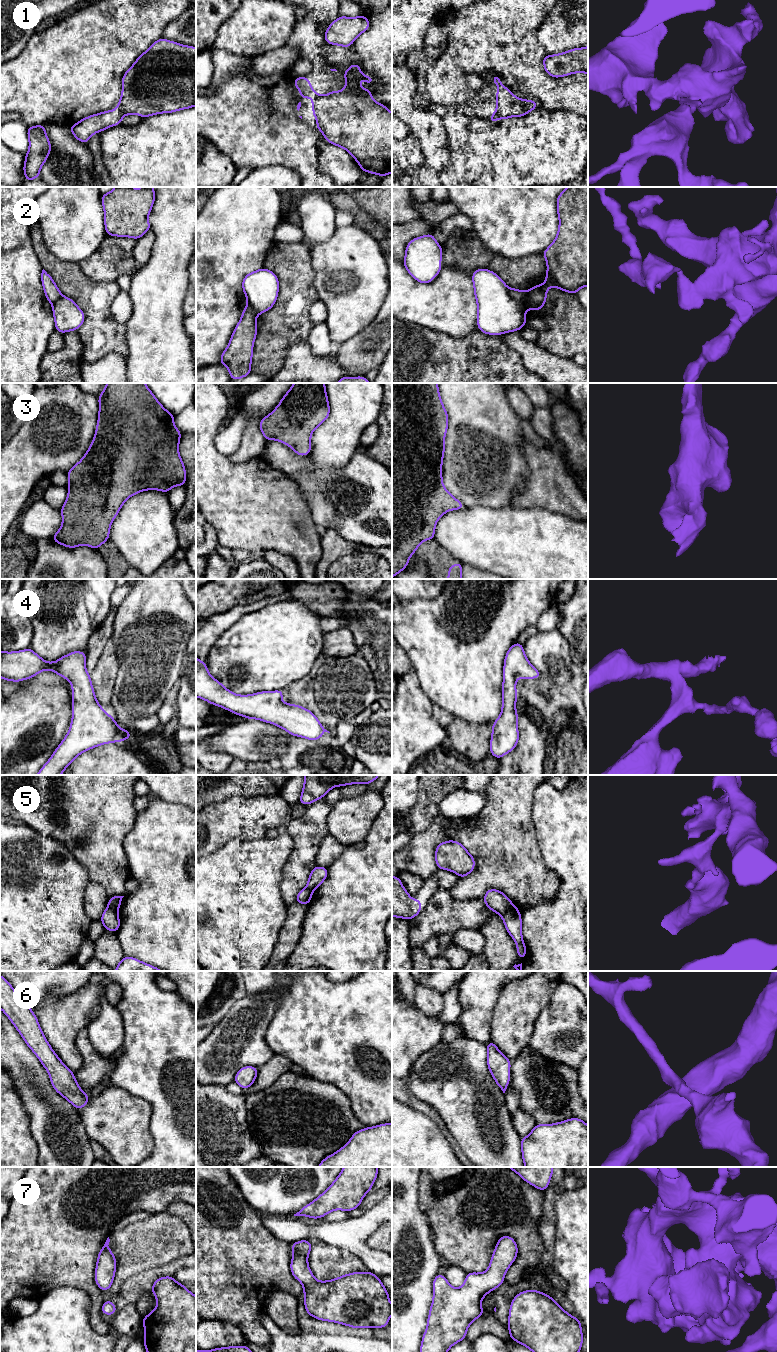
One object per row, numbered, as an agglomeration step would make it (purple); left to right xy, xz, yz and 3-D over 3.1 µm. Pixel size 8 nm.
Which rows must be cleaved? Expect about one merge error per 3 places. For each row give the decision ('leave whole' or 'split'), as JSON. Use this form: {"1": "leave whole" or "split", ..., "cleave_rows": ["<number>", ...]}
{"1": "leave whole", "2": "split", "3": "leave whole", "4": "leave whole", "5": "split", "6": "leave whole", "7": "leave whole", "cleave_rows": ["2", "5"]}

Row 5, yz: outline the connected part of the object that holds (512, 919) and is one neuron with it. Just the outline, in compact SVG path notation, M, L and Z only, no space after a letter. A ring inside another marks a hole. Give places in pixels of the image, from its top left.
M513 906L502 916L505 928L509 935L514 939L517 946L517 954L521 960L524 960L527 949L522 938L522 919L520 910Z

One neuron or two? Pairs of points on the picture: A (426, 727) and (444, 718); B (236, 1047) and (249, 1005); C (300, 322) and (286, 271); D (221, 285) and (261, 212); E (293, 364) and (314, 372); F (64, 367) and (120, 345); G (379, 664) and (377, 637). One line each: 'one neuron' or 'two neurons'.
A: two neurons
B: one neuron
C: one neuron
D: one neuron
E: one neuron
F: two neurons
G: one neuron

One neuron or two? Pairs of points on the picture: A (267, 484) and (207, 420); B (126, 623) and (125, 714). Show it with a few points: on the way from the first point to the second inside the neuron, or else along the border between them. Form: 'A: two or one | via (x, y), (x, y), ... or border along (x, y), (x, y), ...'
A: one | via (244, 484), (240, 484), (207, 451), (207, 443)
B: one | via (126, 646), (126, 691)

